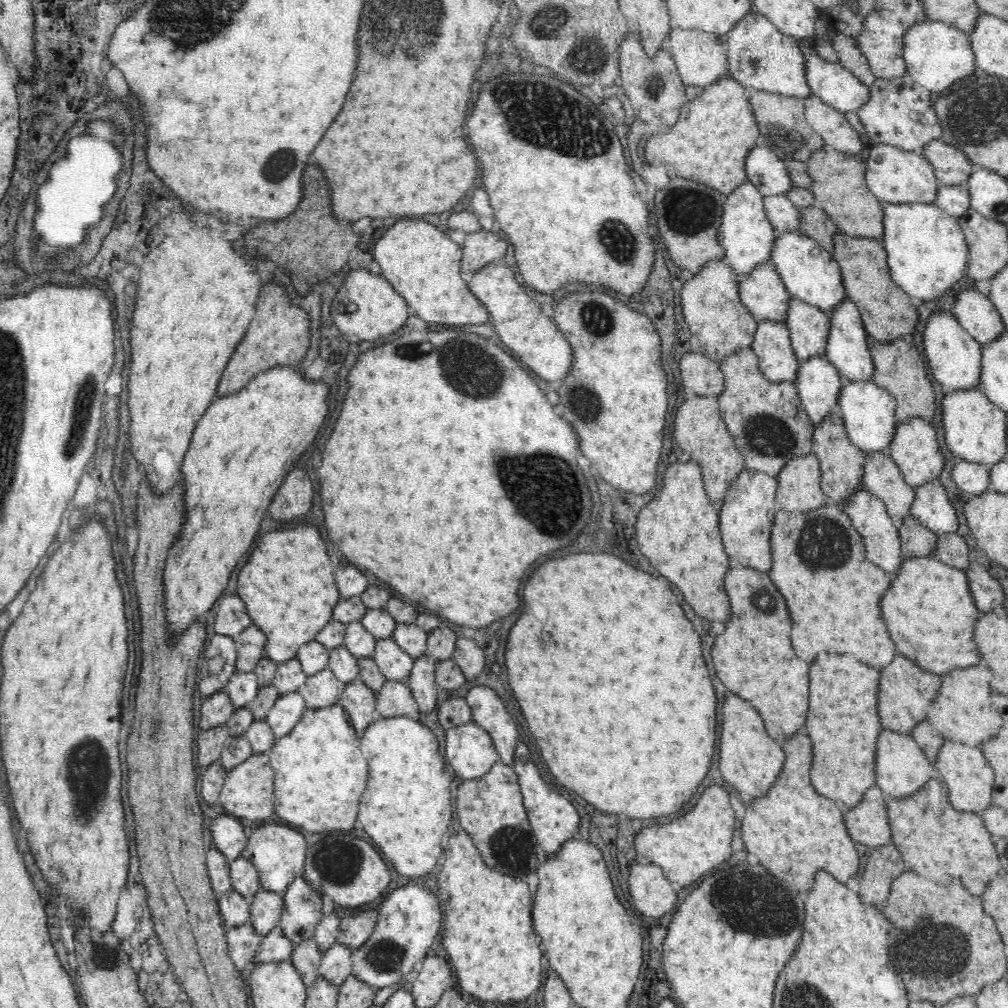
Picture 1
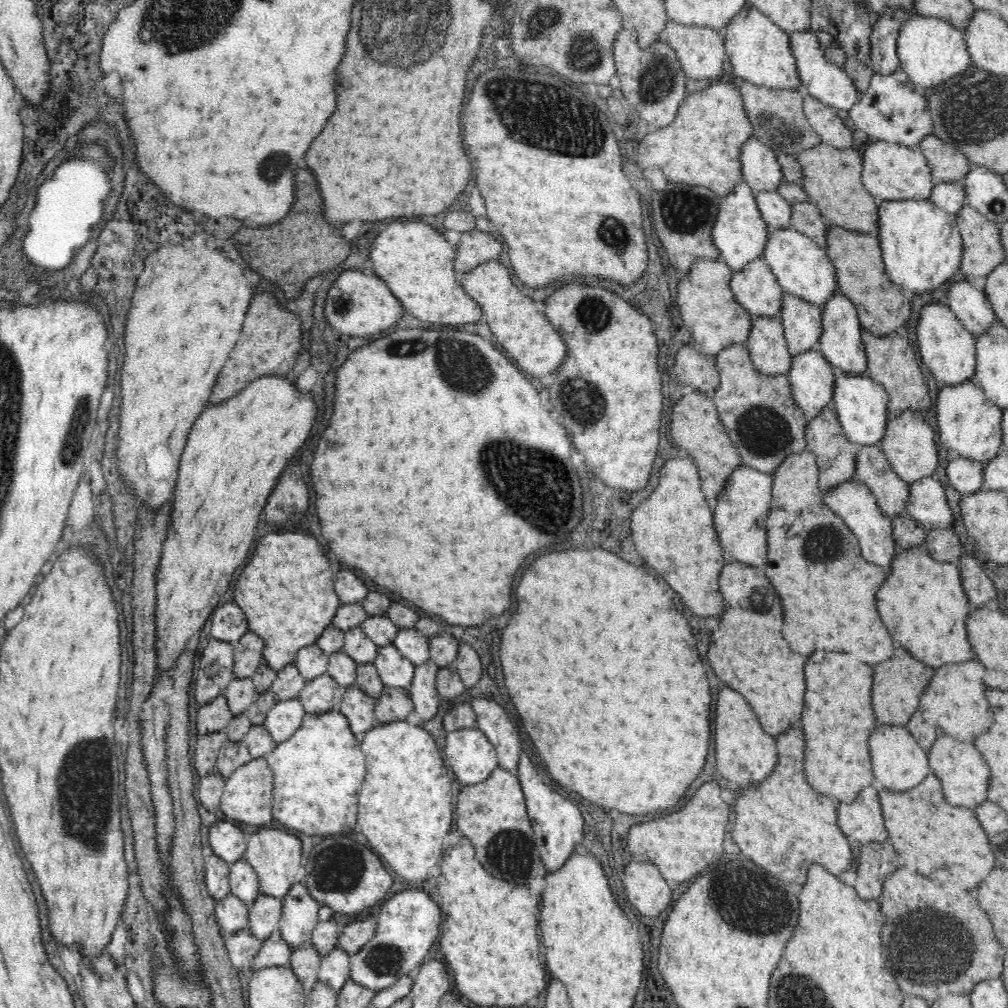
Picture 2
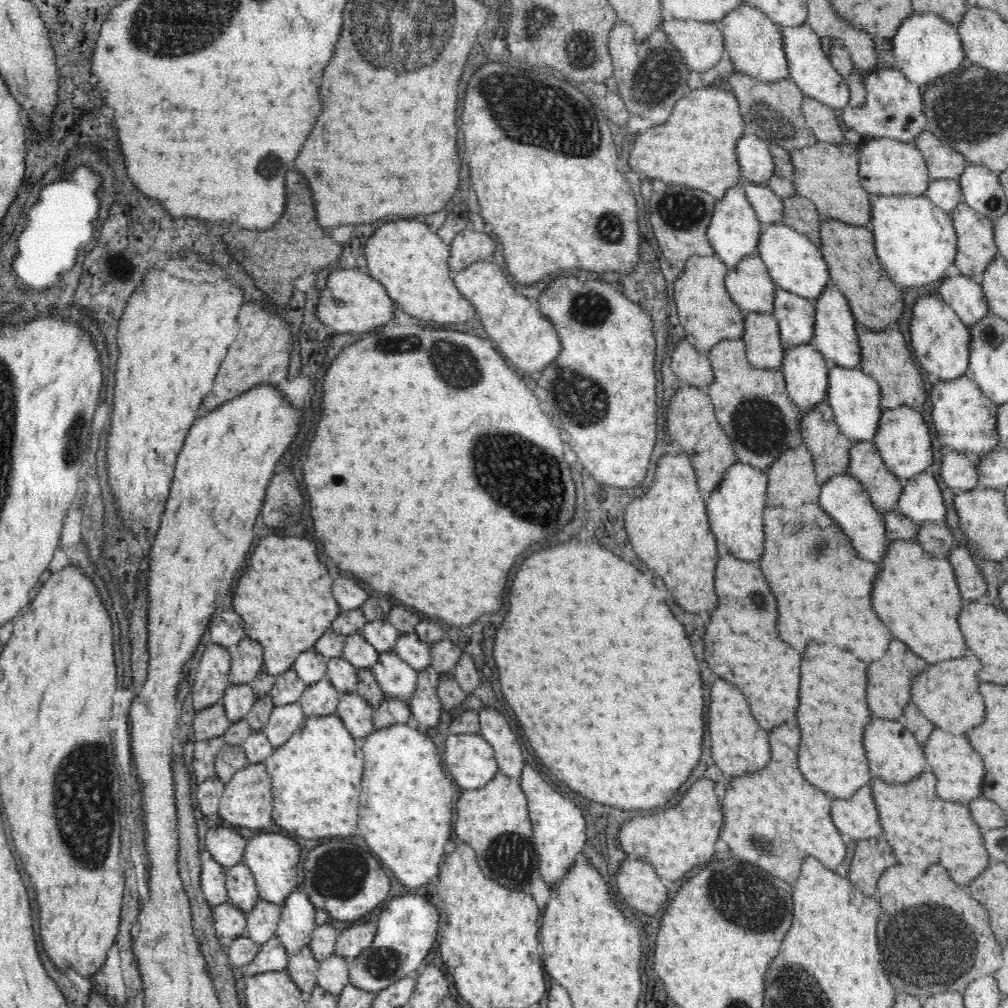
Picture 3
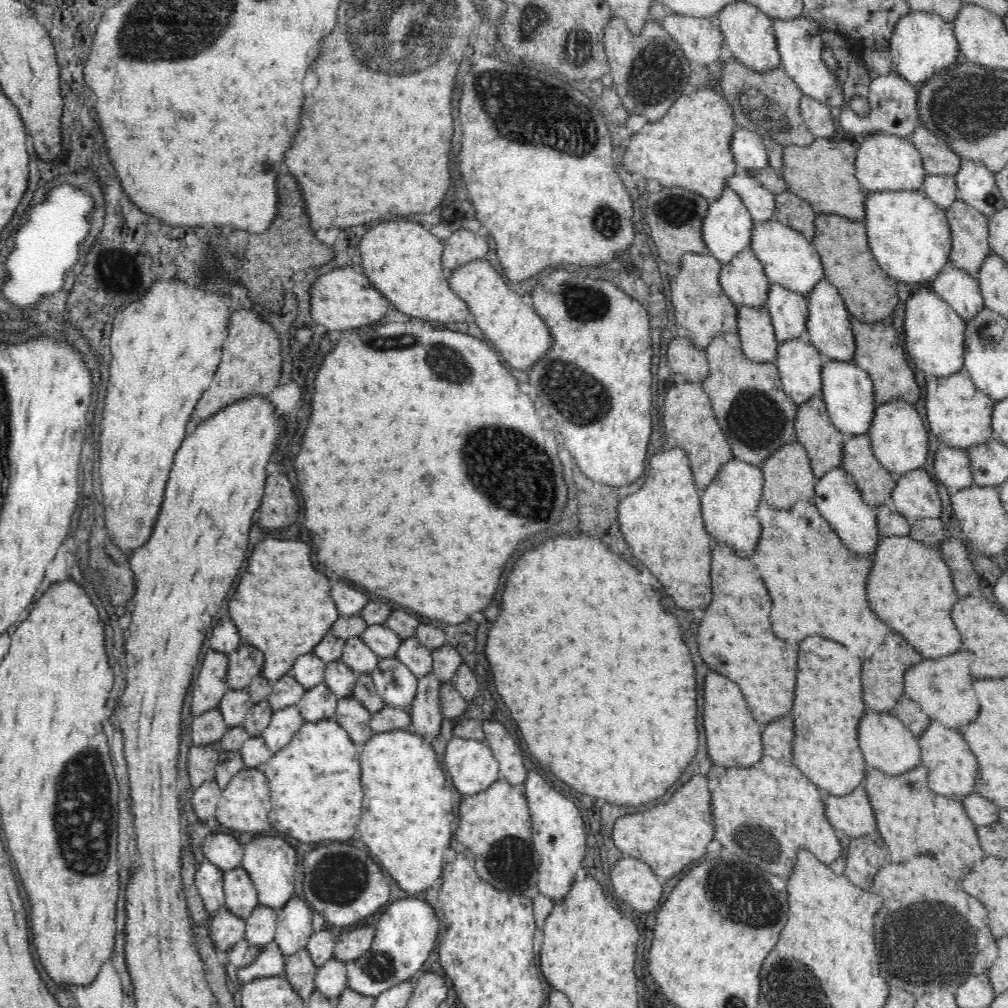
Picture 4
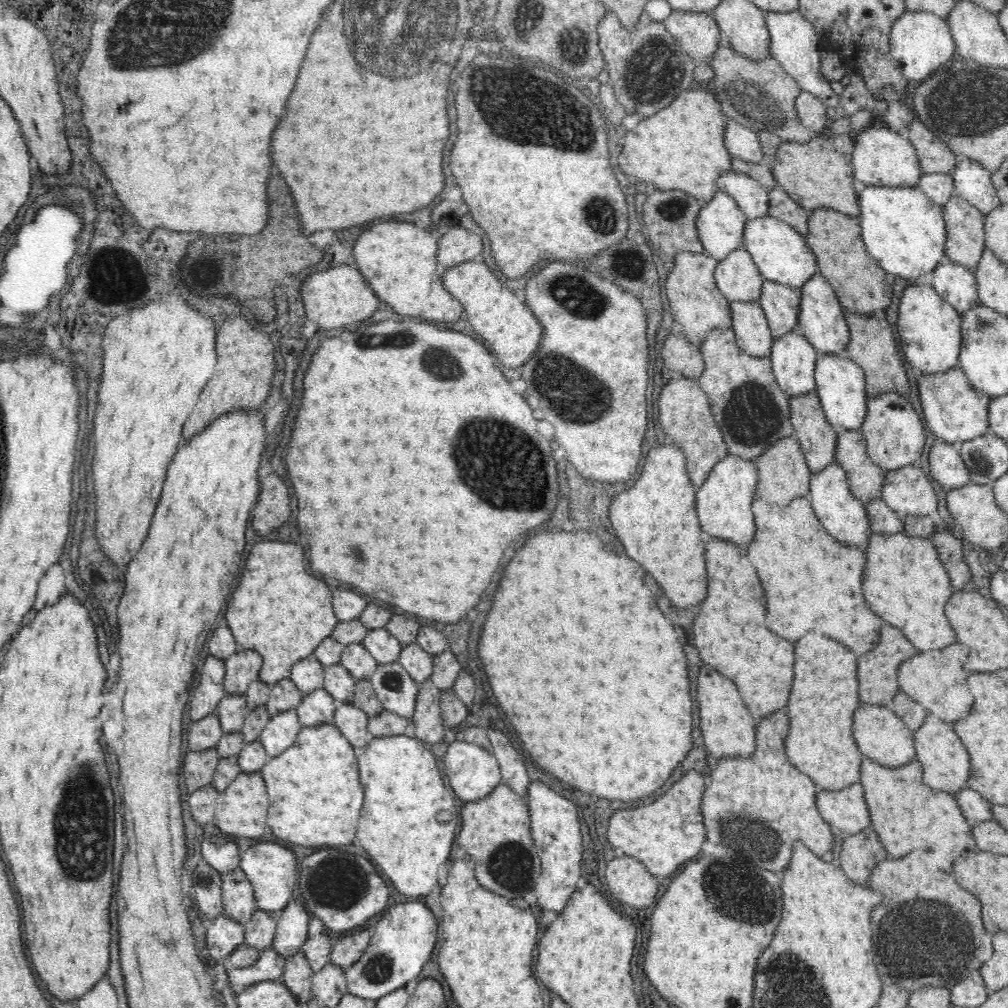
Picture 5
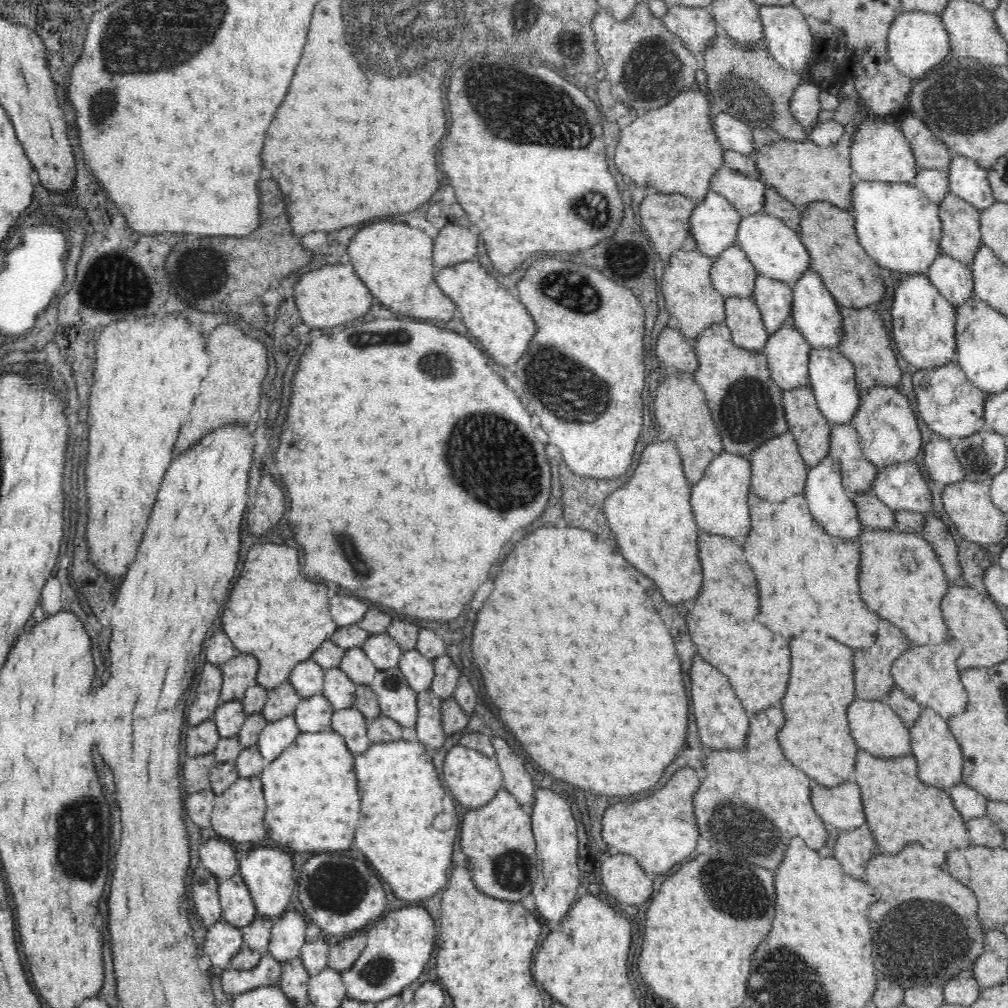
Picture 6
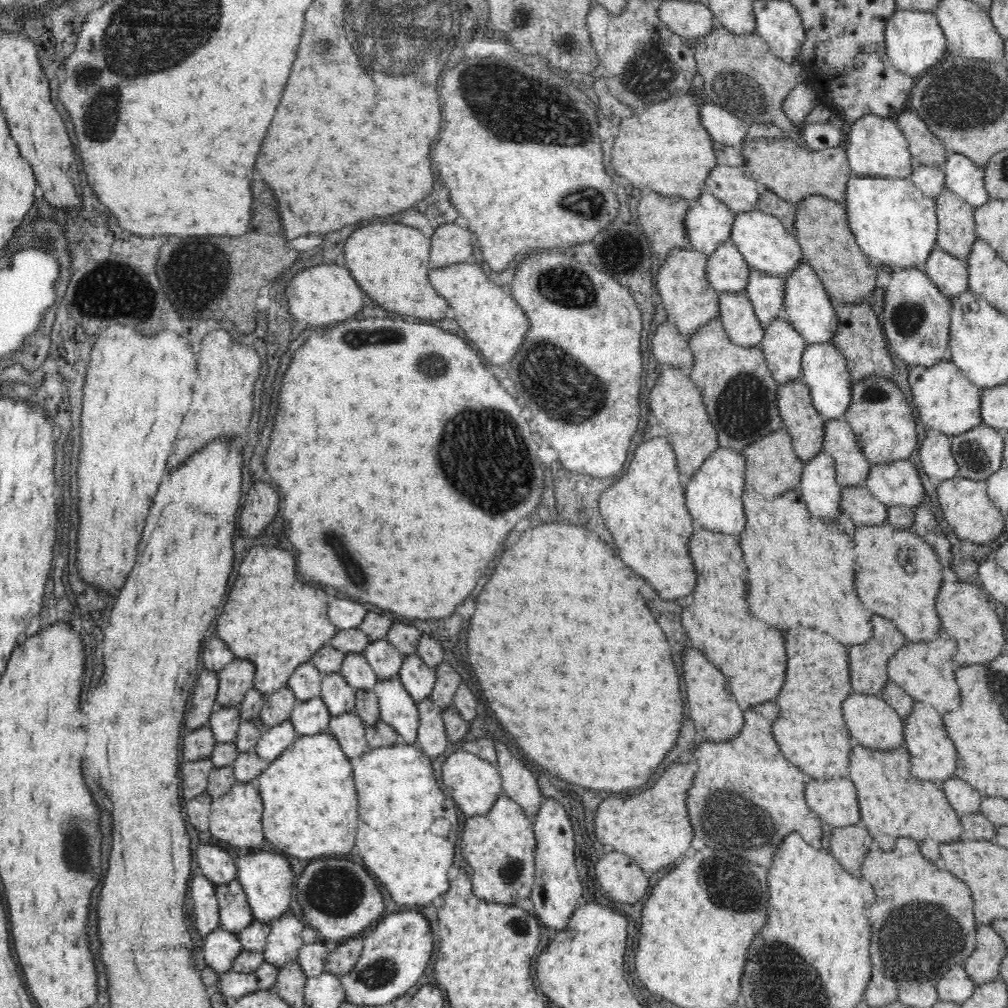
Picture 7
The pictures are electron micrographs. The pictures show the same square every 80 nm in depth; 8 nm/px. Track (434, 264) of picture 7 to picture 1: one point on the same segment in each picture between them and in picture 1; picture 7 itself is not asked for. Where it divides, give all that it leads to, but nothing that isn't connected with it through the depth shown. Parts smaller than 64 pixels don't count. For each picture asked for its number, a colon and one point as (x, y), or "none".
1: (480, 248)
2: (474, 247)
3: (470, 246)
4: (464, 246)
5: (458, 245)
6: (455, 243)

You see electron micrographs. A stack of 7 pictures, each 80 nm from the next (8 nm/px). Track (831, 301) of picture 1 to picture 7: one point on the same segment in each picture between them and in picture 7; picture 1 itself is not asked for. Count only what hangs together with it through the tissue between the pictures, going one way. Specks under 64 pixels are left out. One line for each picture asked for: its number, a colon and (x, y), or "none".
2: (802, 268)
3: (795, 263)
4: (789, 259)
5: (782, 254)
6: (775, 250)
7: (767, 245)

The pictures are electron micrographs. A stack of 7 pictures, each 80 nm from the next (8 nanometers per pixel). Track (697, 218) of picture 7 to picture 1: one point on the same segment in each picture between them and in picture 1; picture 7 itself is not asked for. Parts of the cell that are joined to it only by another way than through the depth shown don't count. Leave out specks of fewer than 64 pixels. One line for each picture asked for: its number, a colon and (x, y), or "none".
1: (747, 236)
2: (739, 233)
3: (734, 229)
4: (726, 229)
5: (721, 223)
6: (714, 222)

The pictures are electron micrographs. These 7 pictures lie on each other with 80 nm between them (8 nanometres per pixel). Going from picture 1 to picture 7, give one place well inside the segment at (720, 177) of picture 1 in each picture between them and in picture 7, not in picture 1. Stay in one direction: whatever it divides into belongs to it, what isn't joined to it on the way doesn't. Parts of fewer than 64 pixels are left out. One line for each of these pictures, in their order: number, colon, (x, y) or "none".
2: (702, 146)
3: (696, 146)
4: (689, 147)
5: (681, 147)
6: (674, 148)
7: (664, 146)

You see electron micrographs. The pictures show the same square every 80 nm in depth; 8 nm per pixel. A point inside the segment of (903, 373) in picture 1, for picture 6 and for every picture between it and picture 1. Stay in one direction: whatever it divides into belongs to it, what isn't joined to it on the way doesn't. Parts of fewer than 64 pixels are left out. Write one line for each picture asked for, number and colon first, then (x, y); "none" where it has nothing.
2: (892, 362)
3: (886, 358)
4: (878, 350)
5: (872, 346)
6: (865, 342)

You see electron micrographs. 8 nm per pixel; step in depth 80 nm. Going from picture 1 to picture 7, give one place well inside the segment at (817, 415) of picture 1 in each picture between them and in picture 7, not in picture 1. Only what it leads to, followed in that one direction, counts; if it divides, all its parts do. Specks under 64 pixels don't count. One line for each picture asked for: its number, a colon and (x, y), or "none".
2: (812, 379)
3: (806, 372)
4: (799, 363)
5: (793, 358)
6: (787, 351)
7: (782, 346)

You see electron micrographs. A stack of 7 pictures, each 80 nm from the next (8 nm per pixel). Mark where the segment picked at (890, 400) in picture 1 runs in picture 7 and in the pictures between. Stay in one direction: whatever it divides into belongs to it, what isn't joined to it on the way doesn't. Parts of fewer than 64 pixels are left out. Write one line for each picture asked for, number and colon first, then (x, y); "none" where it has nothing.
2: (861, 404)
3: (855, 398)
4: (848, 392)
5: (839, 383)
6: (833, 382)
7: (824, 369)

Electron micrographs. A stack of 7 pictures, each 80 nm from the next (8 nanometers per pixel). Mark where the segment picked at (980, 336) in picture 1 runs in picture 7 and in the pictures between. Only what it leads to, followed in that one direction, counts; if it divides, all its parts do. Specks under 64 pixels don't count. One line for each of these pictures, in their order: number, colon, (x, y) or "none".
2: (972, 307)
3: (962, 293)
4: (960, 290)
5: (956, 284)
6: (953, 279)
7: (949, 274)

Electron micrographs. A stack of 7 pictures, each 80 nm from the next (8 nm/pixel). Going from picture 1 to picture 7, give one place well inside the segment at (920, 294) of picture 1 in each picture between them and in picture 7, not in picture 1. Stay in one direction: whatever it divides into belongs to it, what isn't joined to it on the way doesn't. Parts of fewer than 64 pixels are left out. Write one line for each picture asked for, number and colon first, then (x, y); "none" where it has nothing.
2: (921, 246)
3: (915, 240)
4: (910, 237)
5: (904, 231)
6: (897, 224)
7: (893, 221)

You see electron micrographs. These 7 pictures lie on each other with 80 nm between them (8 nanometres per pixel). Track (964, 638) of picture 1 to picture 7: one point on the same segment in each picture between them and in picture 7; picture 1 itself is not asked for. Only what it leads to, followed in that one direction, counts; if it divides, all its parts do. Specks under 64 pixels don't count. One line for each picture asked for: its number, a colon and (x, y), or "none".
2: (923, 603)
3: (917, 596)
4: (911, 588)
5: (905, 582)
6: (901, 579)
7: (898, 574)

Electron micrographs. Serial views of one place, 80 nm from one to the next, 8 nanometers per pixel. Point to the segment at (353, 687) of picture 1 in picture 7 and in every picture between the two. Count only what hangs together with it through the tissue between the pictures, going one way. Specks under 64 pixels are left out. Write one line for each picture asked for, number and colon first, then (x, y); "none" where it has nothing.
2: (359, 708)
3: (356, 712)
4: (351, 714)
5: (352, 721)
6: (350, 723)
7: (349, 729)

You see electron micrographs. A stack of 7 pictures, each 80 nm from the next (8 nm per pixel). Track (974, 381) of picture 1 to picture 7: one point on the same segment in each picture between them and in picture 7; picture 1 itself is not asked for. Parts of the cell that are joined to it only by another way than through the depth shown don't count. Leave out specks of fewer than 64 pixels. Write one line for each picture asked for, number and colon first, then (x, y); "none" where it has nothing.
2: (947, 349)
3: (940, 340)
4: (935, 332)
5: (929, 327)
6: (923, 322)
7: (916, 320)

